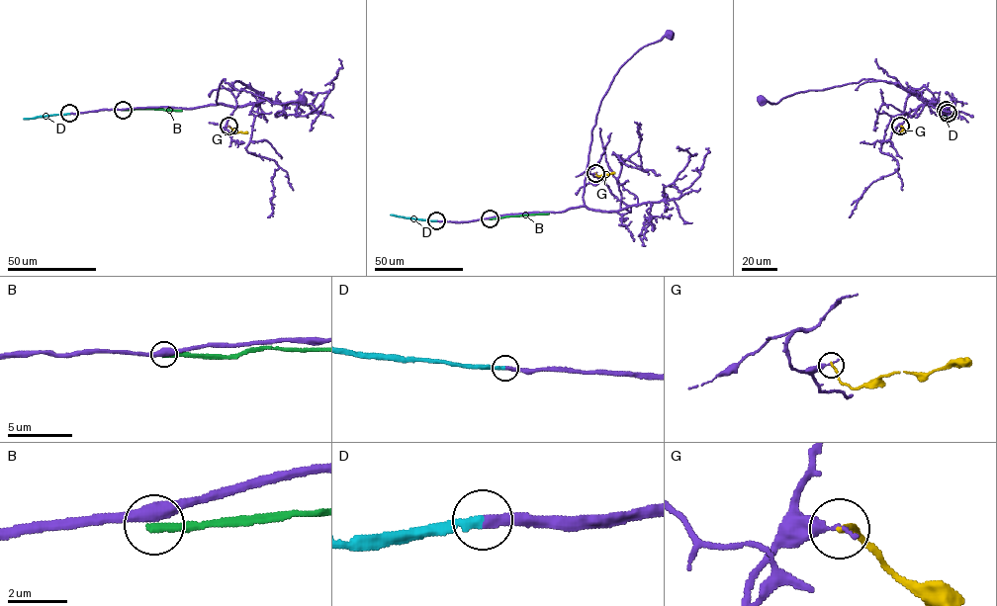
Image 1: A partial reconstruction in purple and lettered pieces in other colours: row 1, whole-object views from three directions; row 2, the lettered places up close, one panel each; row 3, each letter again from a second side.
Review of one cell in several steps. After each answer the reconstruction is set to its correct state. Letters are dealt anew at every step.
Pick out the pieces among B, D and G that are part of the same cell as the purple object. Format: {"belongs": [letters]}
{"belongs": ["D"]}

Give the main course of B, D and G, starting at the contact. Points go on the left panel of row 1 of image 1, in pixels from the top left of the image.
B: (123, 110), (182, 111)
D: (69, 113), (24, 119)
G: (228, 126), (236, 132), (247, 132)

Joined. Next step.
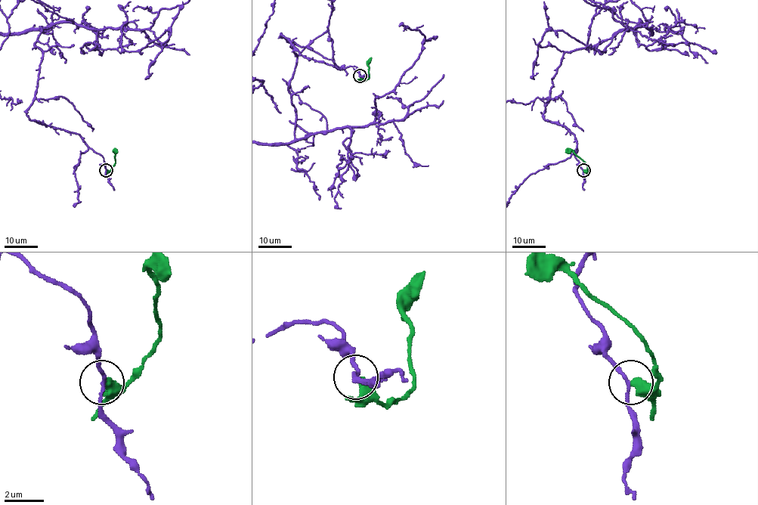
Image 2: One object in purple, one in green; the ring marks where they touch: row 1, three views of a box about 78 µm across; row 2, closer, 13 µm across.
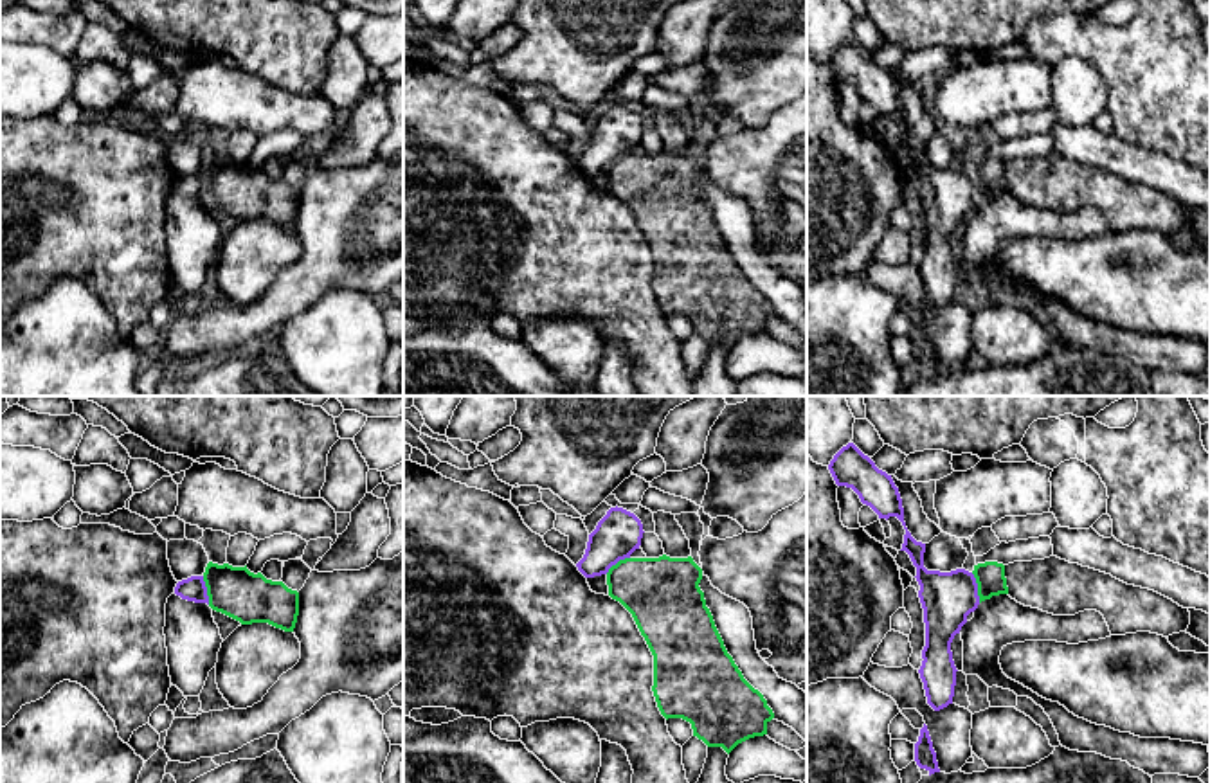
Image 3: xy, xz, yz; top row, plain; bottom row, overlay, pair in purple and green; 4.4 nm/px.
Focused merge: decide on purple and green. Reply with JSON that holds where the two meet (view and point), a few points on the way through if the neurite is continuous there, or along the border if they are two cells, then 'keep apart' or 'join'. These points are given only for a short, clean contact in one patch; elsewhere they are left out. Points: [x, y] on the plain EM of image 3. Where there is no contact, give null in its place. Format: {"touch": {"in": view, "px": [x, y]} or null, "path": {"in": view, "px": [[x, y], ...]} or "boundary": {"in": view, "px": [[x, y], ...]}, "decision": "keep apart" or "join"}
{"touch": {"in": "yz", "px": [976, 184]}, "boundary": {"in": "yz", "px": [[971, 170], [980, 198]]}, "decision": "keep apart"}

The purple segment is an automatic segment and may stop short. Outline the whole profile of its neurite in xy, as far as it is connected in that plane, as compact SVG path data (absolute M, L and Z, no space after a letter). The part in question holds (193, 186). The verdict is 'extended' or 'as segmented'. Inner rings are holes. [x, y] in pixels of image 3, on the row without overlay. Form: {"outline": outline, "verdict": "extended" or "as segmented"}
{"outline": "M191 173L187 176L178 178L175 184L175 191L187 198L209 202L203 173Z", "verdict": "as segmented"}

